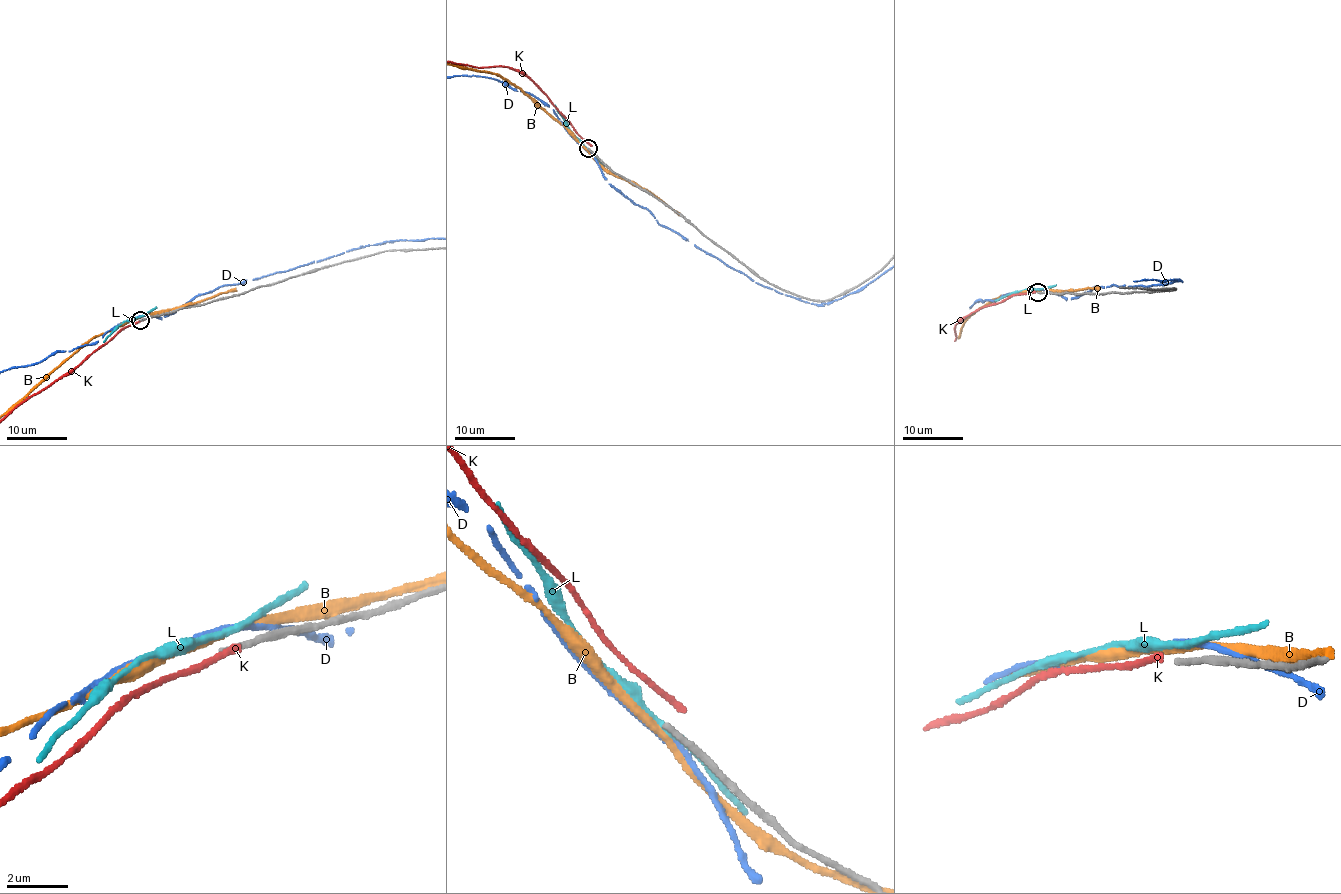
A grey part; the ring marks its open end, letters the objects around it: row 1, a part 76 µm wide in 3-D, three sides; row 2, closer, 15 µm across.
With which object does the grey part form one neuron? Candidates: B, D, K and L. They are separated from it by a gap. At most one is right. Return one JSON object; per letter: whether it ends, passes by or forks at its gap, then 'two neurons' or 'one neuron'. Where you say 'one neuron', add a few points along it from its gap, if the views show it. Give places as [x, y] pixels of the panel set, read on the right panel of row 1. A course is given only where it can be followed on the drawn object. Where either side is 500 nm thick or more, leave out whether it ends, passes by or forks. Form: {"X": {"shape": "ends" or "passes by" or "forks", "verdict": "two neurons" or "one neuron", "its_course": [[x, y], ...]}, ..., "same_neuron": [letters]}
{"B": {"shape": "passes by", "verdict": "two neurons"}, "D": {"shape": "passes by", "verdict": "two neurons"}, "K": {"shape": "ends", "verdict": "two neurons"}, "L": {"shape": "passes by", "verdict": "two neurons"}, "same_neuron": []}

